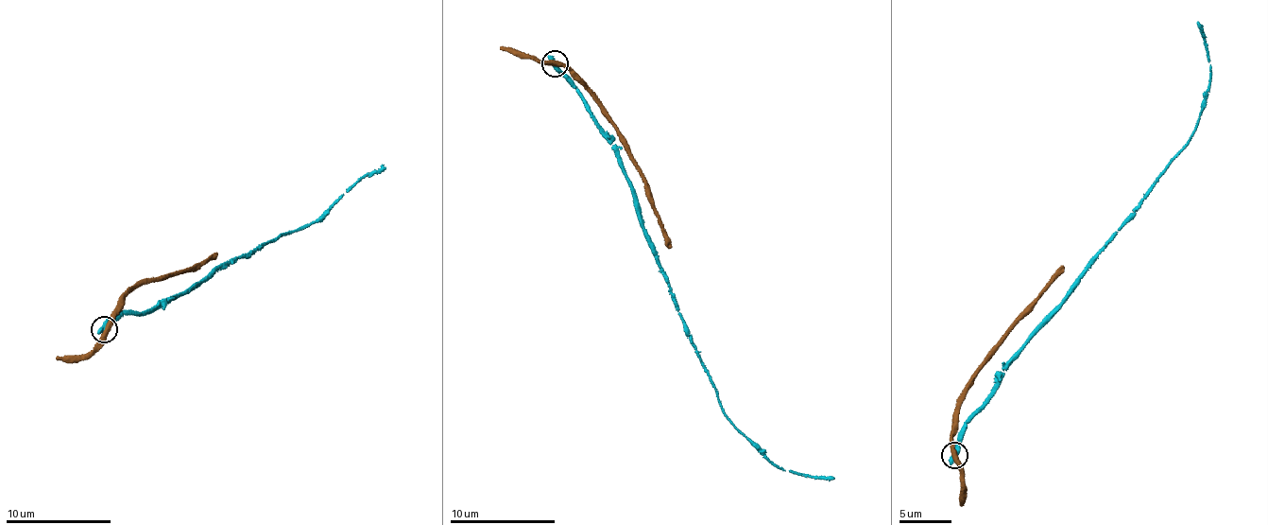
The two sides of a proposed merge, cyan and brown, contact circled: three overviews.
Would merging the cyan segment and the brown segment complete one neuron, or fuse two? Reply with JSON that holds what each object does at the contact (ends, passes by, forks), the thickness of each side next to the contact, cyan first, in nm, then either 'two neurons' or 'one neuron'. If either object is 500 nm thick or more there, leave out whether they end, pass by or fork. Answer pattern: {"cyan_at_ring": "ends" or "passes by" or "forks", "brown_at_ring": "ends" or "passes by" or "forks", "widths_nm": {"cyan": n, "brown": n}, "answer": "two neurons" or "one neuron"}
{"widths_nm": {"cyan": 500, "brown": 380}, "answer": "two neurons"}

